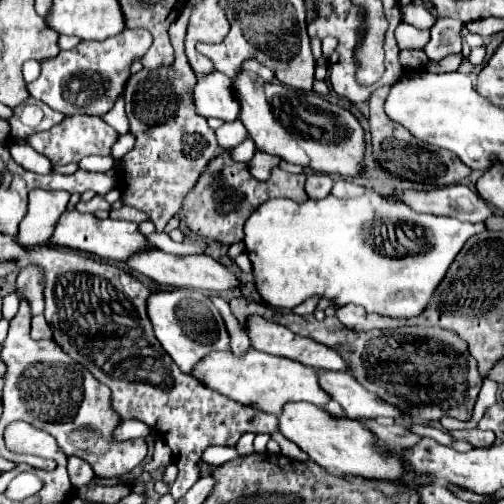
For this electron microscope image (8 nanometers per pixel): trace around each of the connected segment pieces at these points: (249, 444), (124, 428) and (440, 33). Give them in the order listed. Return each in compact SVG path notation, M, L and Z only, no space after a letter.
M251 432L251 434L243 434L243 436L239 438L239 442L237 442L237 450L239 450L241 456L253 454L253 438L255 438L253 432Z
M123 420L115 428L115 438L117 440L129 440L129 438L147 438L149 436L149 426L139 420Z
M437 18L437 22L431 28L431 40L423 48L429 60L441 60L449 54L461 52L461 40L463 40L463 28L461 20L453 18Z

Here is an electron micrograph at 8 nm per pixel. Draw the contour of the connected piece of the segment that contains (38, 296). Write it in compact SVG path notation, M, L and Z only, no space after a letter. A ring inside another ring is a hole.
M27 264L17 276L17 294L29 300L33 316L43 314L43 306L45 306L43 290L45 290L43 268L37 264Z

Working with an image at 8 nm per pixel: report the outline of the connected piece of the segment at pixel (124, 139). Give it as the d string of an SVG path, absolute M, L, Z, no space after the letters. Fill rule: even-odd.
M127 132L125 136L120 136L117 142L111 147L112 158L122 158L126 153L135 146L135 136L131 132Z

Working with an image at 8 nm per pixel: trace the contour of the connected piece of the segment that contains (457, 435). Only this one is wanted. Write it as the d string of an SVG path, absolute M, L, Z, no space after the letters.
M473 428L473 430L455 430L455 432L451 432L451 436L455 440L467 440L475 448L489 448L495 442L495 434L491 430L483 432L479 428Z

